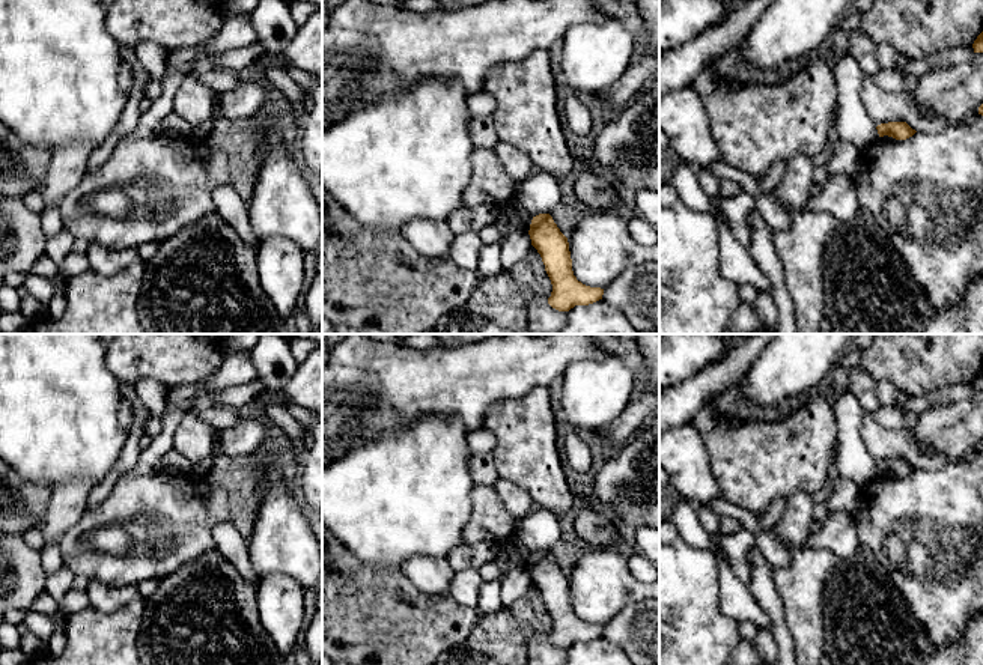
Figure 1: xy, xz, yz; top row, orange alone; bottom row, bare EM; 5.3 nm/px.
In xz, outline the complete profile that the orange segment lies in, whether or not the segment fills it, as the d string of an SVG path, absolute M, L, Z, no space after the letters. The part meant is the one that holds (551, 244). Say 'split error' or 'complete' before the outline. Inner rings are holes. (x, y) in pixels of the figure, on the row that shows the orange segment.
complete; M549 214L533 217L528 235L552 284L548 298L552 308L569 311L575 305L589 305L602 299L604 289L586 286L574 275L568 238Z

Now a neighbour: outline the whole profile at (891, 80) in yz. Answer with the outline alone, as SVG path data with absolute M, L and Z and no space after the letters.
M897 68L879 69L873 80L885 92L902 93L905 90L905 77Z

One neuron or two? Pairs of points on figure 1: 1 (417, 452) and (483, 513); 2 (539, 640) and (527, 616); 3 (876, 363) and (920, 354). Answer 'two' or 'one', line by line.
1: two
2: one
3: one

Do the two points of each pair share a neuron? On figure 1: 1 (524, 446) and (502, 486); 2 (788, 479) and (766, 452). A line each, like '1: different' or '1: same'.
1: different
2: same

